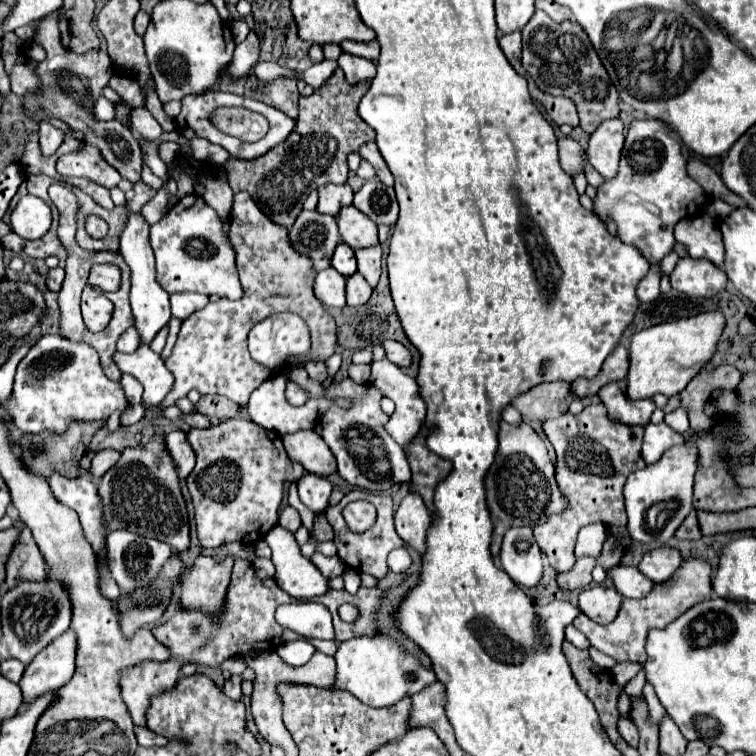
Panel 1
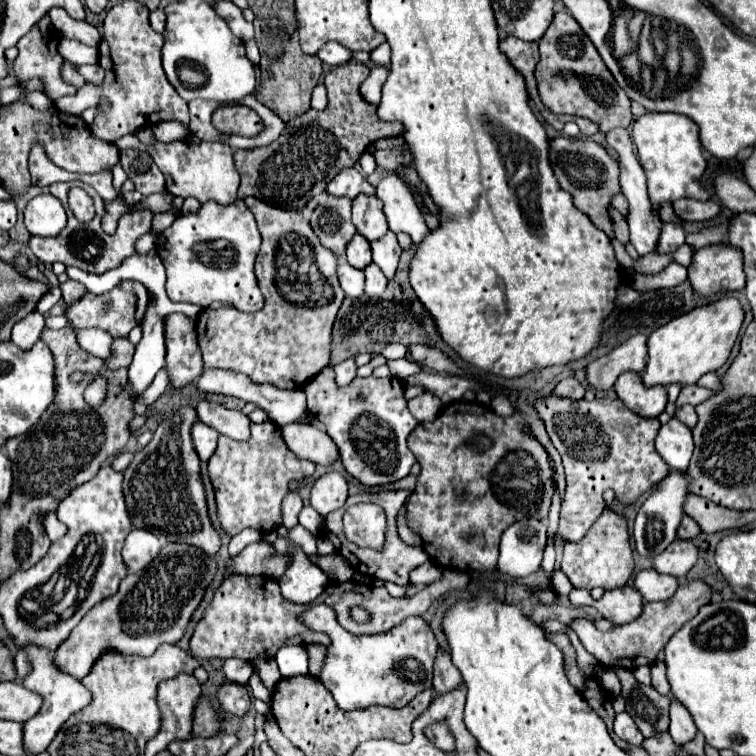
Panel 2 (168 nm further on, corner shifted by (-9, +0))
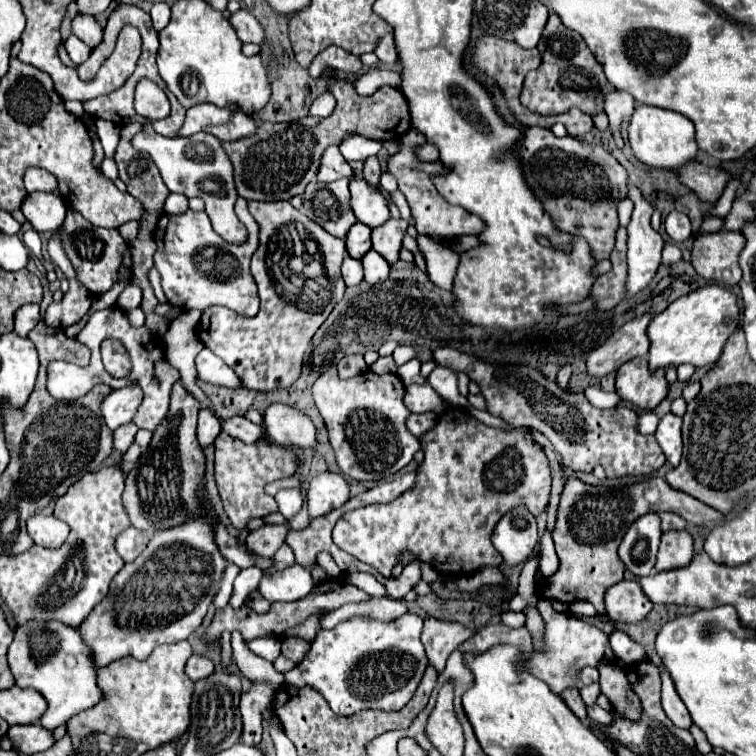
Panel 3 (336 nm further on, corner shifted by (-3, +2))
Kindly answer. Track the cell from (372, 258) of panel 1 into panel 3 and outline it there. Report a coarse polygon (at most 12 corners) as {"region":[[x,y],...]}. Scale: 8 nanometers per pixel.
{"region":[[390,218],[372,230],[372,248],[398,262],[406,220]]}

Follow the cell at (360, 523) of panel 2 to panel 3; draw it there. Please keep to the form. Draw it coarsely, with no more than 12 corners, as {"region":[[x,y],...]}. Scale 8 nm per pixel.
{"region":[[448,406],[416,484],[346,512],[334,542],[390,576],[500,566],[498,520],[546,510],[528,430]]}

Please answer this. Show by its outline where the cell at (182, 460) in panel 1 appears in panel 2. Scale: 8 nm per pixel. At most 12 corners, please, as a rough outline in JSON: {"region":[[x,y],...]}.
{"region":[[204,422],[194,424],[192,438],[202,462],[214,454],[218,436]]}

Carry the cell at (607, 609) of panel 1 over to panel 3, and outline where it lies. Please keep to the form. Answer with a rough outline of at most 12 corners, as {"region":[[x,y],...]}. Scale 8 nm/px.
{"region":[[638,580],[606,590],[610,620],[630,624],[646,618],[654,604]]}

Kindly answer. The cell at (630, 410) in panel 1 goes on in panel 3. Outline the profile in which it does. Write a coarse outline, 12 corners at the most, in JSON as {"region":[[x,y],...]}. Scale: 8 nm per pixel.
{"region":[[646,358],[618,368],[616,392],[640,410],[666,398],[662,370]]}

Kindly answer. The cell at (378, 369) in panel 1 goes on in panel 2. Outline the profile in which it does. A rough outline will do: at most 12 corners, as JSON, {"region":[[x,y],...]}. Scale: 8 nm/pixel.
{"region":[[426,392],[408,400],[418,422],[432,422],[440,414],[442,402]]}

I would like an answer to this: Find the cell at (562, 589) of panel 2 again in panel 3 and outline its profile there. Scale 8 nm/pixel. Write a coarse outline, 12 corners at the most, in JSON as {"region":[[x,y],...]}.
{"region":[[546,532],[540,546],[540,570],[552,578],[558,570],[558,556],[552,535]]}

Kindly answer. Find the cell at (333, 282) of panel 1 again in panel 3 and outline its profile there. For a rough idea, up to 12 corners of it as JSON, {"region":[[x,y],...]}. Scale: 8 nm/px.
{"region":[[346,256],[342,278],[346,286],[362,282],[362,262]]}

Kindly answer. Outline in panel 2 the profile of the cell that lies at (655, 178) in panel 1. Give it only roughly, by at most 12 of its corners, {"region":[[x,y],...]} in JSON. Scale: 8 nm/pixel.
{"region":[[648,112],[632,140],[650,200],[708,200],[698,124]]}

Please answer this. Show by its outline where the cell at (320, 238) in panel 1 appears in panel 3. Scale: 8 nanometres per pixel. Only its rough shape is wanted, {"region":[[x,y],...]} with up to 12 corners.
{"region":[[346,178],[310,182],[308,218],[336,238],[356,222]]}

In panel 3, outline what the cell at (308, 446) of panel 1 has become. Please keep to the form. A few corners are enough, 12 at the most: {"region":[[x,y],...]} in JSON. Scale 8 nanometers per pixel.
{"region":[[290,406],[264,412],[268,436],[280,446],[314,450],[312,420]]}

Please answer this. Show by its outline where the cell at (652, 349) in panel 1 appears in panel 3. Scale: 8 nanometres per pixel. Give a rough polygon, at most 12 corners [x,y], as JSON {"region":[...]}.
{"region":[[718,284],[674,300],[648,326],[650,370],[712,366],[738,328]]}

